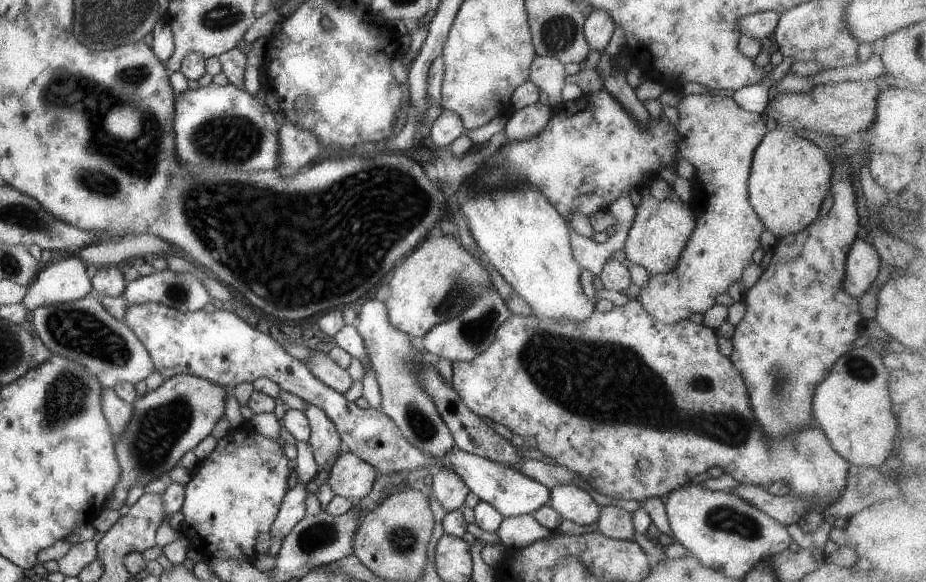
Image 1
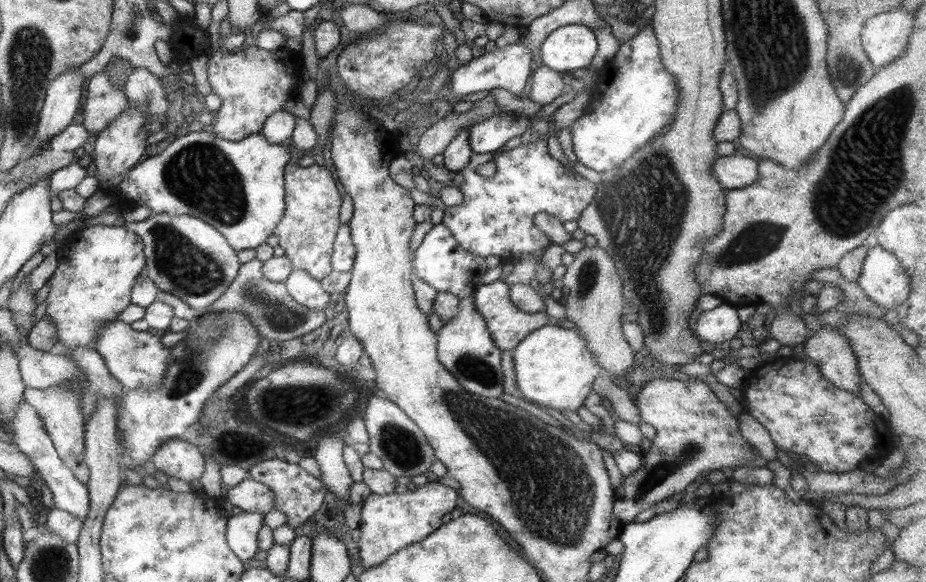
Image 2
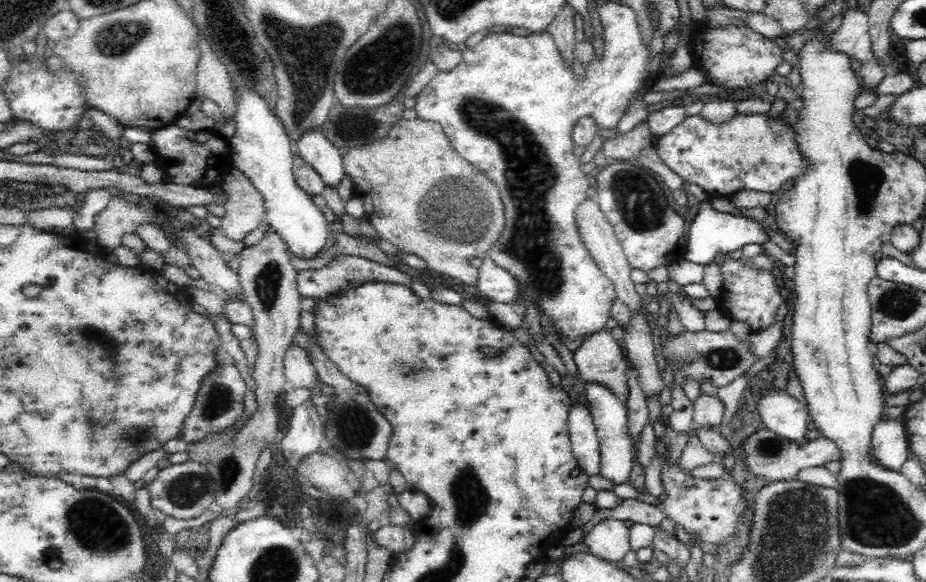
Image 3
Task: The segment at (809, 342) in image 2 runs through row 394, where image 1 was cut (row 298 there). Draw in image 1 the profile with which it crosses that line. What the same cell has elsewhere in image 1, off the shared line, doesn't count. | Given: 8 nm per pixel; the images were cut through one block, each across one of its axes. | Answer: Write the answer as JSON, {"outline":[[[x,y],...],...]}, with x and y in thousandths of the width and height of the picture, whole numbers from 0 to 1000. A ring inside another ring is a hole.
{"outline":[[[924,409],[914,436],[909,497],[927,514],[946,479],[949,459],[950,440],[944,423]]]}

